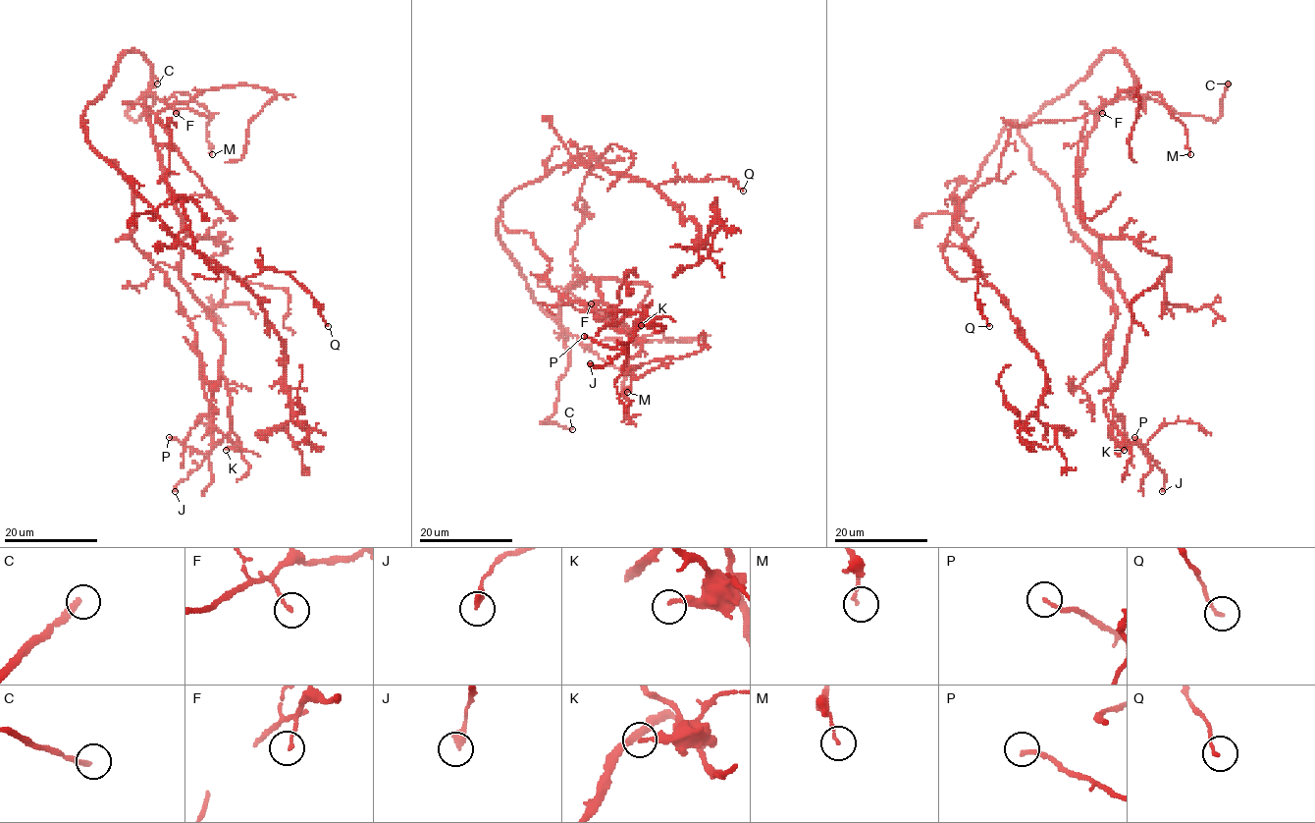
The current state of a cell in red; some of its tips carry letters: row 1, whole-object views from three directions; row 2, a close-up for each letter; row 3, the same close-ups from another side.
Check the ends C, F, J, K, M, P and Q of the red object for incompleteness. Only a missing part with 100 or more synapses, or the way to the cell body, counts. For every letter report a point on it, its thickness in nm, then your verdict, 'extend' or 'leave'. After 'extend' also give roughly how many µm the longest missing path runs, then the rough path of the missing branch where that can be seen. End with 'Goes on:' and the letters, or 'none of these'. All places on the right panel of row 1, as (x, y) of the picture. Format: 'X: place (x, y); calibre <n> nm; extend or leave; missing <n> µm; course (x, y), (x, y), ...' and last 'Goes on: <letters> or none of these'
C: place (1228, 83); calibre 240 nm; extend; missing 10 µm
F: place (1102, 113); calibre 130 nm; leave
J: place (1162, 491); calibre 320 nm; leave
K: place (1124, 450); calibre 190 nm; leave
M: place (1190, 154); calibre 120 nm; leave
P: place (1134, 437); calibre 180 nm; leave
Q: place (989, 326); calibre 130 nm; leave
Goes on: C

